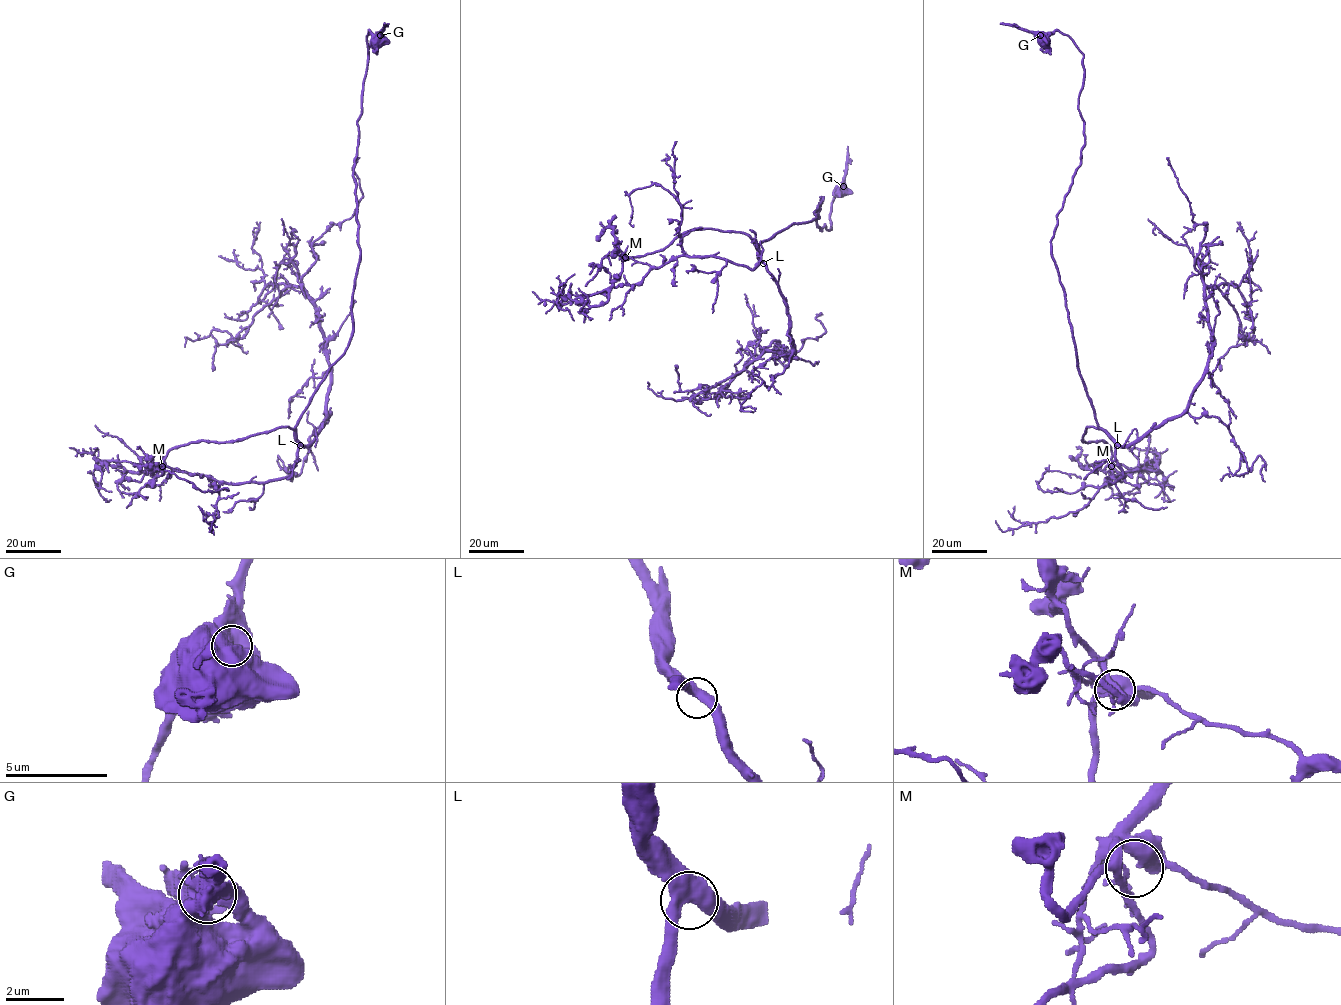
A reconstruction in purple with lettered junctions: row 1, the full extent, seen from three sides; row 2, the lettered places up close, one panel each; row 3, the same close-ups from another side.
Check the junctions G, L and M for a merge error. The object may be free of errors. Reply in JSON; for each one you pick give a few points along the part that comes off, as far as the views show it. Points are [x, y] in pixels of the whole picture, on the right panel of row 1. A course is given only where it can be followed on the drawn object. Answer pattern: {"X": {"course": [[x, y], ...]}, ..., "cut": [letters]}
{"G": {"course": [[1040, 34], [1000, 23]]}, "cut": ["G"]}

